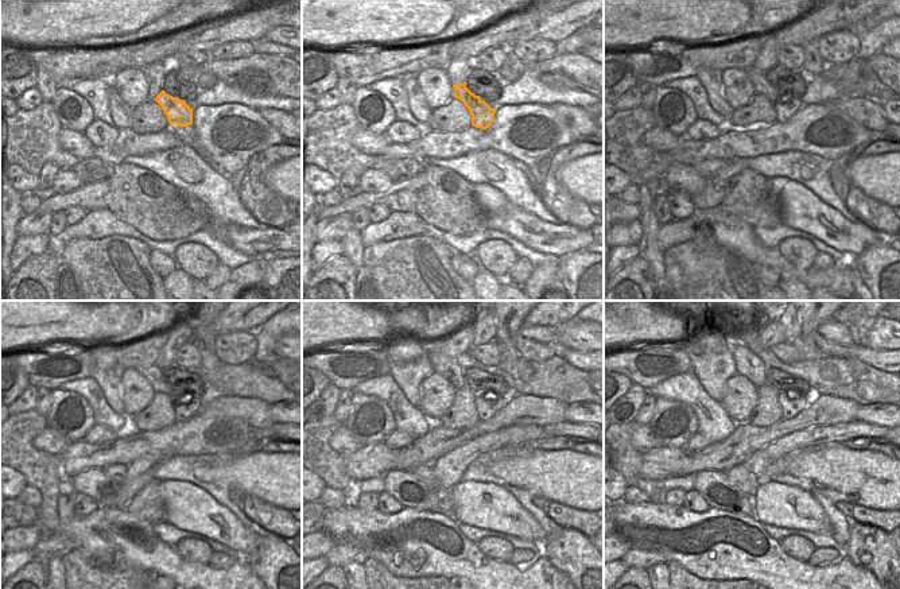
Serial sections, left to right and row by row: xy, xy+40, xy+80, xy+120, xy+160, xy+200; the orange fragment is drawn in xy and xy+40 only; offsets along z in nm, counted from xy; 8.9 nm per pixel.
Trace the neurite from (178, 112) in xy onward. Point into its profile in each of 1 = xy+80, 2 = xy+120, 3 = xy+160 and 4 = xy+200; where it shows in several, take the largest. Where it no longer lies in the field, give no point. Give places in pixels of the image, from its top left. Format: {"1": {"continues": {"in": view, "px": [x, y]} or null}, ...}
{"1": {"continues": {"in": "xy+80", "px": [784, 111]}}, "2": {"continues": {"in": "xy+120", "px": [154, 375]}}, "3": {"continues": {"in": "xy+160", "px": [445, 365]}}, "4": {"continues": {"in": "xy+200", "px": [748, 364]}}}

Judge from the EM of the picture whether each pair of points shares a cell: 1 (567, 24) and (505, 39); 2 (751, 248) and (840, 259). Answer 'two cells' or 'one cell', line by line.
1: one cell
2: two cells

